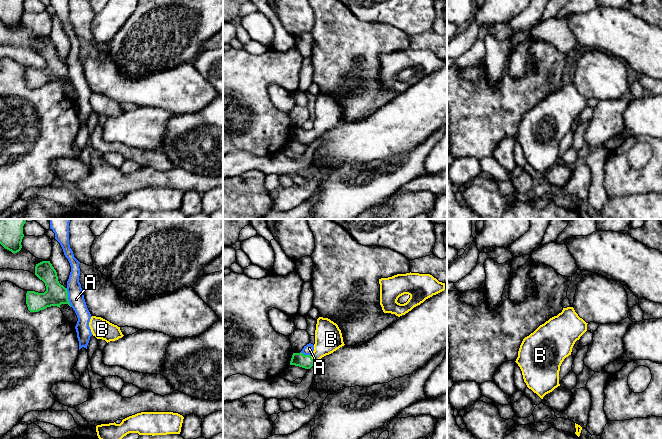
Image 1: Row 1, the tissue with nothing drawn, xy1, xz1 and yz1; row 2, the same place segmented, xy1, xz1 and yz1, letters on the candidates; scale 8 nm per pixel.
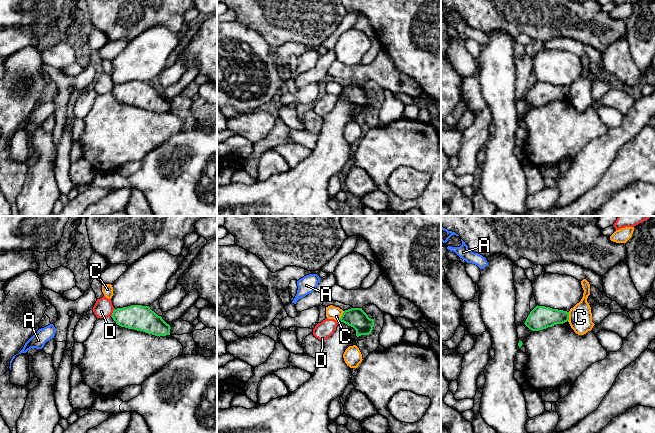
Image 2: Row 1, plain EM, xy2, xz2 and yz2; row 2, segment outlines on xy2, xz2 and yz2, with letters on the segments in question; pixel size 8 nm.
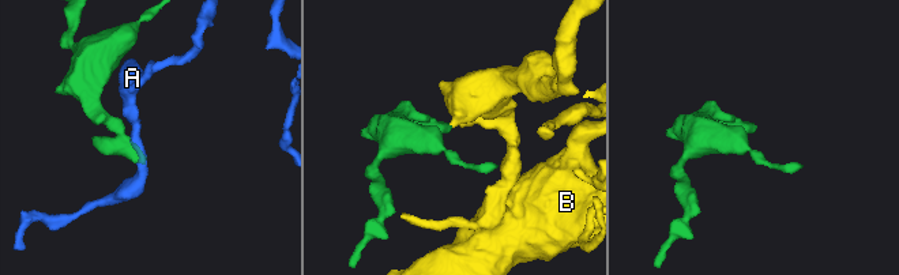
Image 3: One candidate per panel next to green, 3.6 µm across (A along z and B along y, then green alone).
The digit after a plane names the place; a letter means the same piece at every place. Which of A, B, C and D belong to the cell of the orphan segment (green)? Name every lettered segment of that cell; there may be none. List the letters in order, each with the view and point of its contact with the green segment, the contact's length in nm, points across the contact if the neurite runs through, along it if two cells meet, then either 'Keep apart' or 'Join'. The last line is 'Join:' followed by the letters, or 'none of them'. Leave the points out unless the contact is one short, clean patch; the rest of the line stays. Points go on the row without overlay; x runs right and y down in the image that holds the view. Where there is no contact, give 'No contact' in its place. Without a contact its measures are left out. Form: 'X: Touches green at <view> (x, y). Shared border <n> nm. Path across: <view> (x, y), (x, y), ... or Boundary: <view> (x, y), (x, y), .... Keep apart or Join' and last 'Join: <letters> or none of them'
A: Touches green at xy1 (67, 73). Shared border 160 nm. Boundary: xy1 (65, 64), (68, 70), (68, 78), (71, 82). Keep apart
B: Touches green at xz1 (312, 135). Shared border 80 nm. Path across: xz1 (298, 135), (312, 135), (328, 114). Join
C: Touches green at xz2 (341, 92). Shared border 90 nm. Keep apart
D: Touches green at xy2 (113, 88). Shared border 80 nm. Boundary: xy2 (114, 84), (111, 92). Keep apart
Join: B

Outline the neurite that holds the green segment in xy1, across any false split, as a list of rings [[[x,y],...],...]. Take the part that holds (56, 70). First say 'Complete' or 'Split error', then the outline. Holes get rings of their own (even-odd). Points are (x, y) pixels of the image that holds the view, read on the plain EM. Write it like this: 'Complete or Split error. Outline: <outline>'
Complete. Outline: [[[42,37],[36,40],[35,51],[45,59],[46,67],[44,69],[27,67],[26,80],[30,88],[38,88],[40,86],[44,86],[47,83],[51,83],[51,82],[57,82],[60,84],[61,80],[68,80],[71,83],[68,76],[67,65],[59,59],[57,48],[52,42],[52,40],[50,39],[50,37]]]

